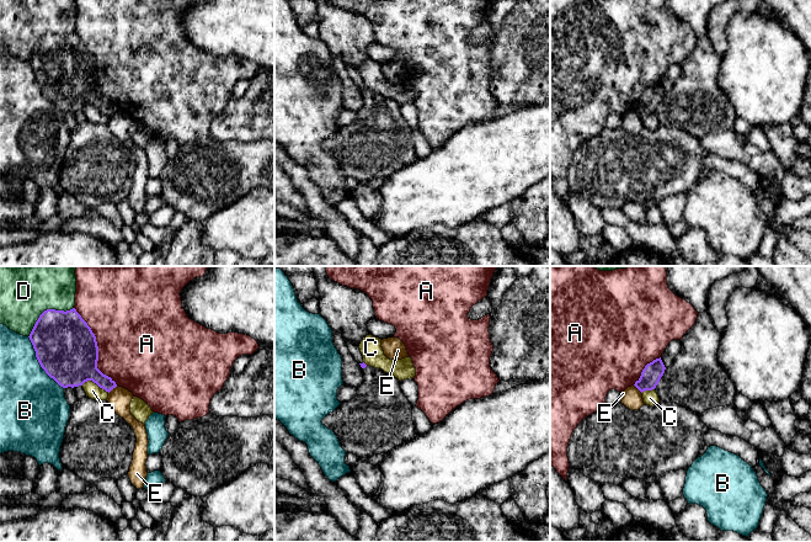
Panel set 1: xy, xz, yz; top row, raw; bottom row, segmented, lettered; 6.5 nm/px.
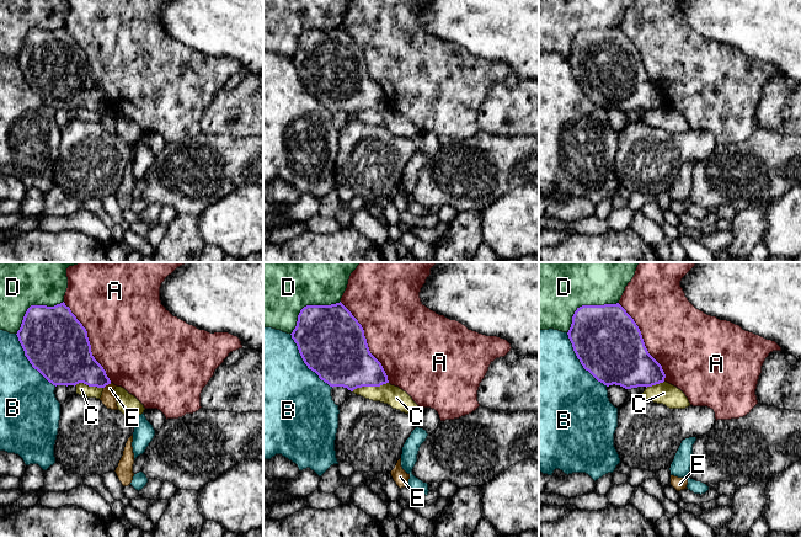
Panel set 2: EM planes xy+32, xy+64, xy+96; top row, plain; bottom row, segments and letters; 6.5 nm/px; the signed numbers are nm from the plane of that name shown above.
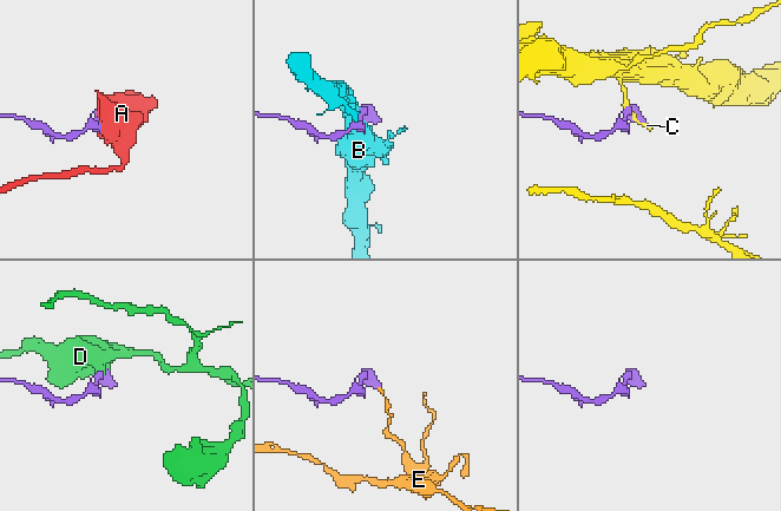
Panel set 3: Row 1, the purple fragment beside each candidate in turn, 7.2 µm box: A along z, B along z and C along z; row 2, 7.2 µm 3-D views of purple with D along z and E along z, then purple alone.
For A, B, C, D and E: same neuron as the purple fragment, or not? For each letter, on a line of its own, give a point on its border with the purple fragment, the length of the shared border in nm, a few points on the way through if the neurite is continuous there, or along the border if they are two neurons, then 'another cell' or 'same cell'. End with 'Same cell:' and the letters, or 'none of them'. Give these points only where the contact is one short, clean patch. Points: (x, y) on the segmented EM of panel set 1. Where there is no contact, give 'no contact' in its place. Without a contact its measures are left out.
A: xy (97, 347) | 600 nm | another cell
B: xy (39, 364) | 420 nm | another cell
C: xy (95, 382) | 190 nm | another cell
D: xy (47, 309) | 360 nm | another cell
E: xy (112, 388) | 80 nm | along xy (117, 386), (108, 393) | another cell
Same cell: none of them

